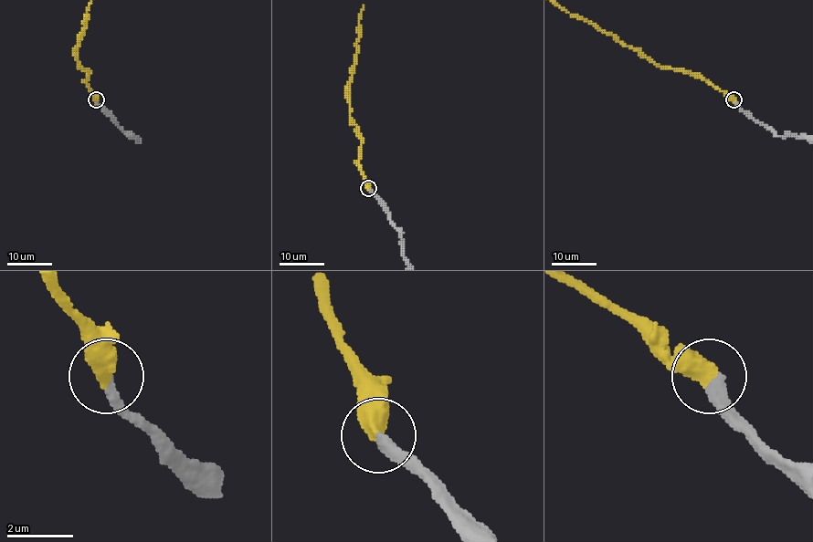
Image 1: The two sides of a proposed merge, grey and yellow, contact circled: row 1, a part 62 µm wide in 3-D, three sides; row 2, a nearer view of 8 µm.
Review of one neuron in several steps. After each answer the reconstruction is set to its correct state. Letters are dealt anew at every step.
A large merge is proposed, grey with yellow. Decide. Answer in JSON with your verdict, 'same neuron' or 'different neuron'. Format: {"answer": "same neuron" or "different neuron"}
{"answer": "same neuron"}

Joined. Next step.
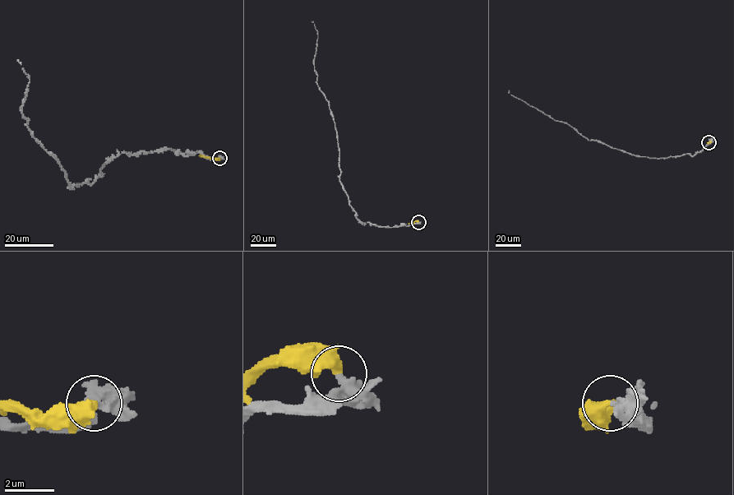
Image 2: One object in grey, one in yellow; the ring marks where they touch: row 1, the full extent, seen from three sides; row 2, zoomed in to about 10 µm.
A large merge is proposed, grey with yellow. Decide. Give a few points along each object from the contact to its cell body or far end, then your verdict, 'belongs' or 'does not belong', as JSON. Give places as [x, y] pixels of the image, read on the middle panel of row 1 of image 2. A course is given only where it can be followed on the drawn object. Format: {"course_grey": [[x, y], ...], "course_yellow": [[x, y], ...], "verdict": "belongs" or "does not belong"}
{"course_grey": [[418, 221], [385, 227], [355, 217], [340, 181], [333, 115], [316, 83], [317, 31], [311, 21]], "course_yellow": [[418, 221], [408, 224]], "verdict": "belongs"}

